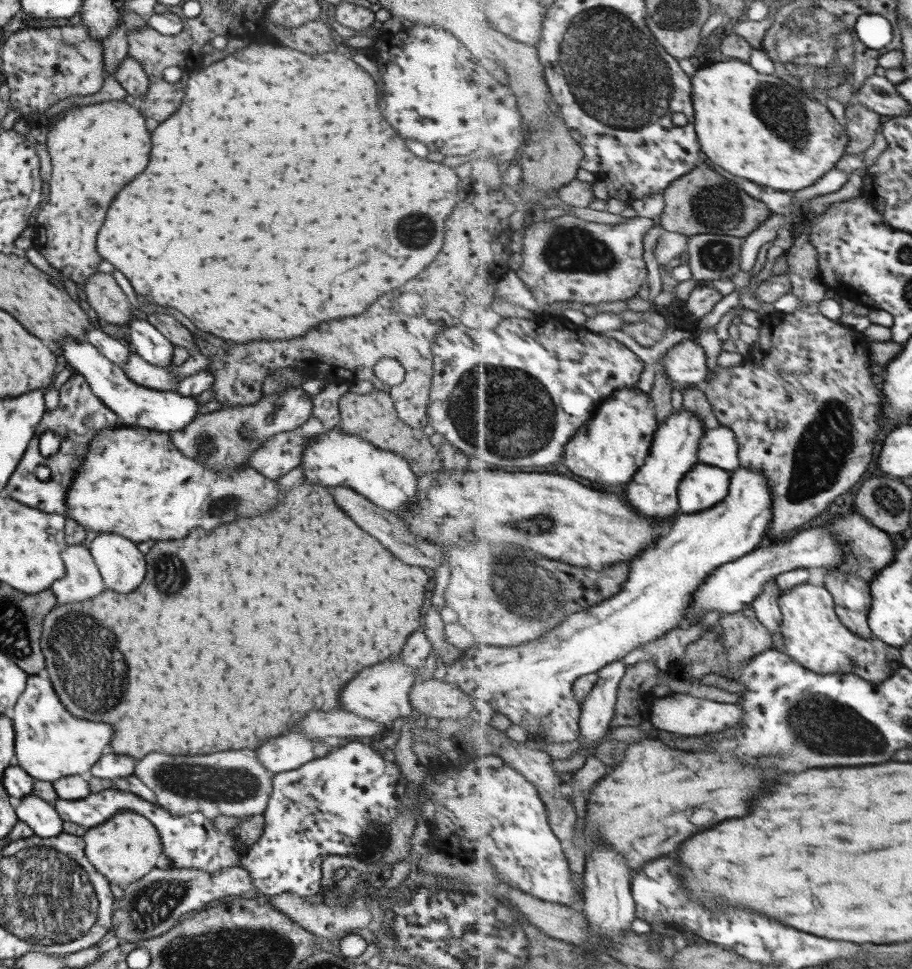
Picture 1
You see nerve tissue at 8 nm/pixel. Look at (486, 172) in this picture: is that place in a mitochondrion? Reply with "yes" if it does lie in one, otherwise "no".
no

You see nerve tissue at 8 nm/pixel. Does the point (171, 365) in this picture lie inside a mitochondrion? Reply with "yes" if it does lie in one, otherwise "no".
no

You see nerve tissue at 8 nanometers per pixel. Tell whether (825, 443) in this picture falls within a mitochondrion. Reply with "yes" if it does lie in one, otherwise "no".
yes

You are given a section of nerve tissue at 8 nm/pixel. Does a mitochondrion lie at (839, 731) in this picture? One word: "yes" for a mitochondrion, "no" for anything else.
yes

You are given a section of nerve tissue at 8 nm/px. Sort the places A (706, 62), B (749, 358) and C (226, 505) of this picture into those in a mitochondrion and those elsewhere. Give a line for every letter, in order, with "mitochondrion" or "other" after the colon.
A: other
B: other
C: mitochondrion

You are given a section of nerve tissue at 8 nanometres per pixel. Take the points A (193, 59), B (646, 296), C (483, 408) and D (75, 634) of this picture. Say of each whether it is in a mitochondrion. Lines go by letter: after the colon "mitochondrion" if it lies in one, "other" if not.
A: other
B: other
C: mitochondrion
D: mitochondrion

